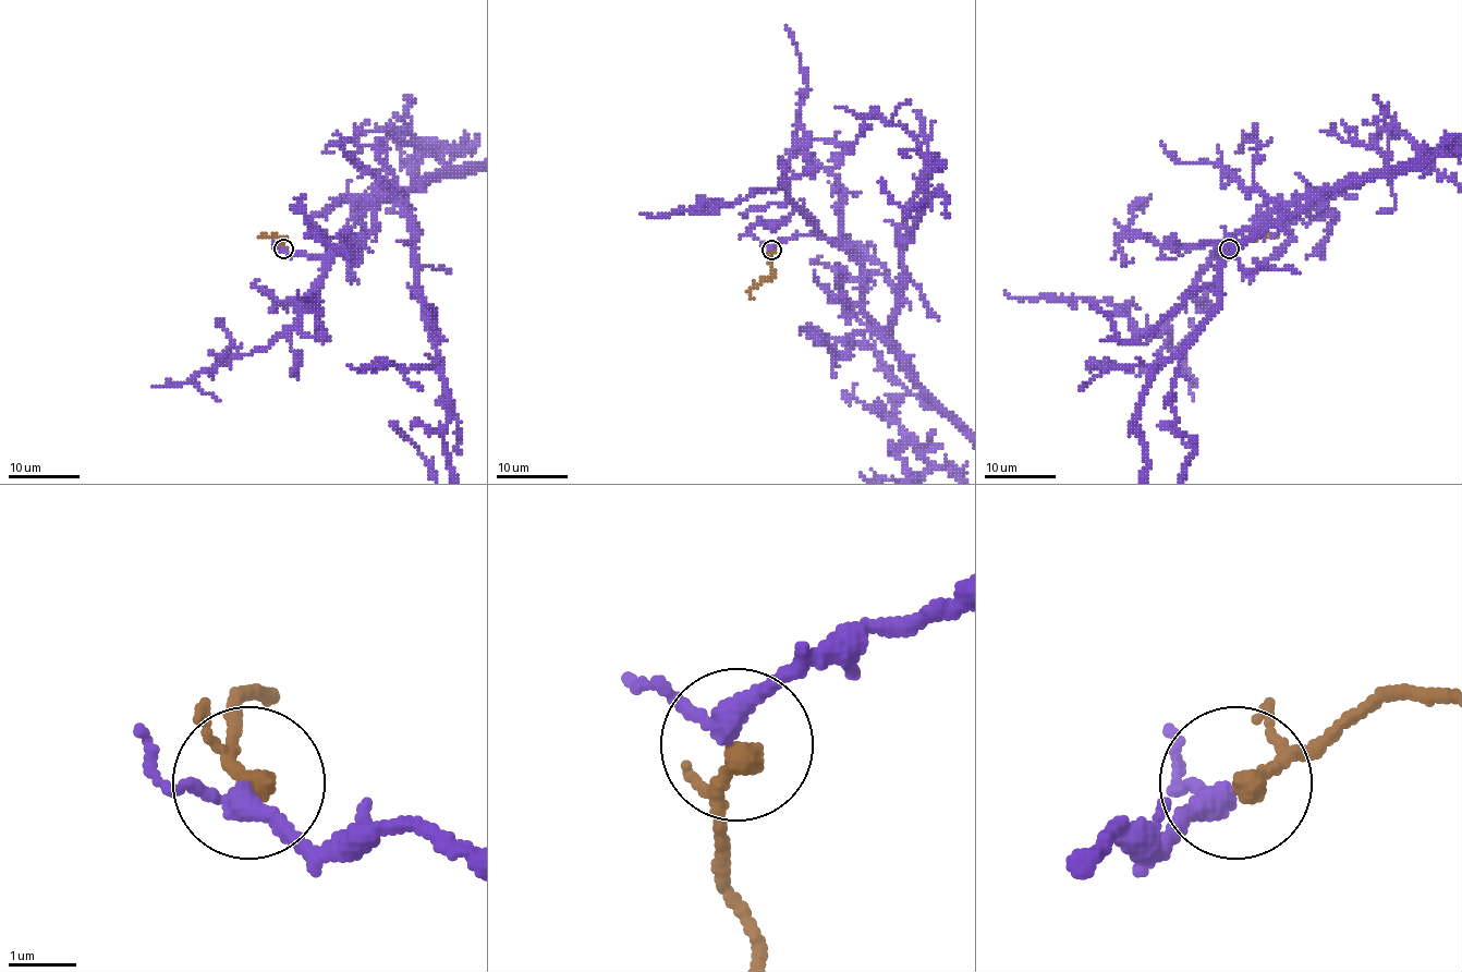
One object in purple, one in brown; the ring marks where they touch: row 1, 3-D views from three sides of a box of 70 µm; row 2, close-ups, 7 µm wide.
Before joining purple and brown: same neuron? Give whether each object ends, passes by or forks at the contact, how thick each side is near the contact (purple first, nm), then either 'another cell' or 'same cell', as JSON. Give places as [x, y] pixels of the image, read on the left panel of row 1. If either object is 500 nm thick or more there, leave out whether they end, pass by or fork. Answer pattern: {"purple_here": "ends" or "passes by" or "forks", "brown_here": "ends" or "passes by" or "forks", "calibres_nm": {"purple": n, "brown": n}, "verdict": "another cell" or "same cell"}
{"purple_here": "passes by", "brown_here": "passes by", "calibres_nm": {"purple": 280, "brown": 240}, "verdict": "same cell"}

